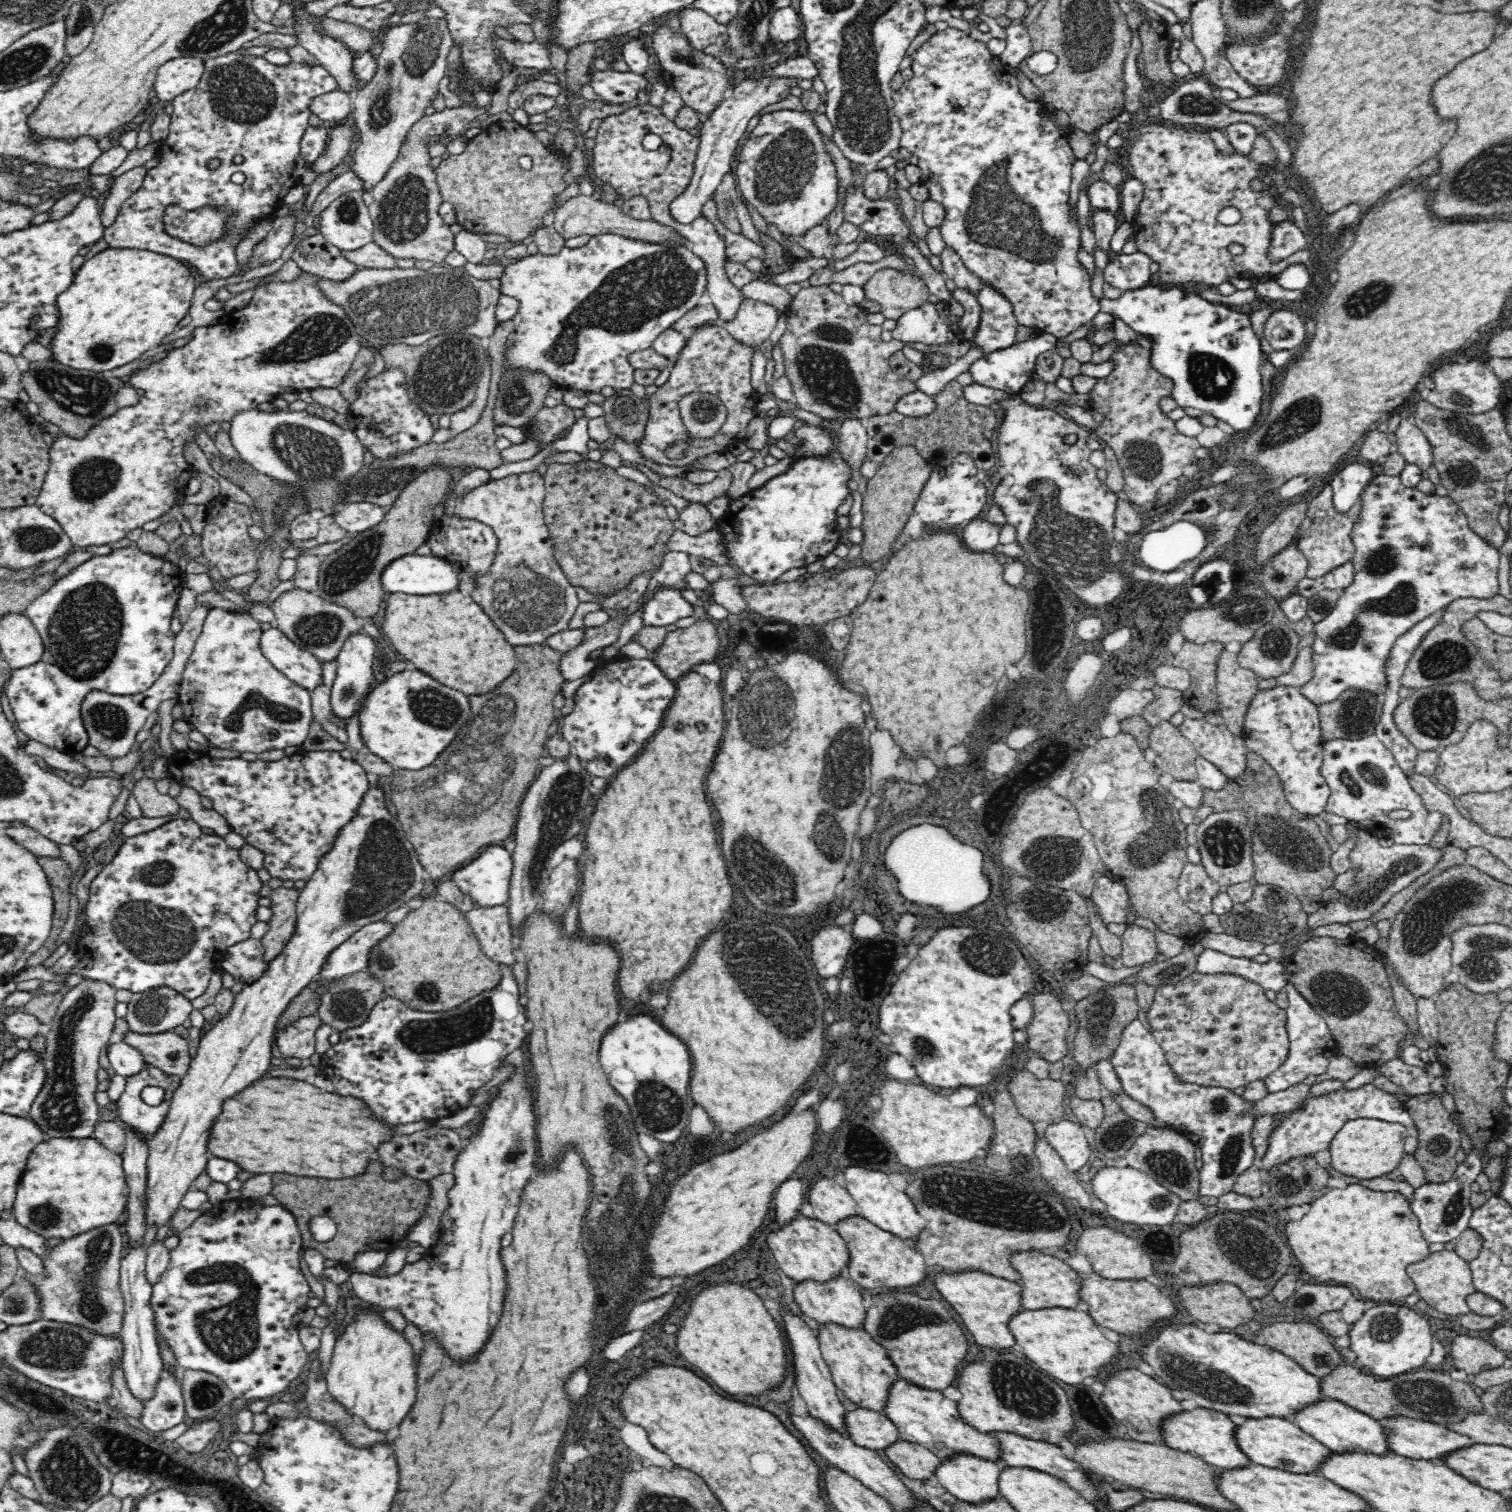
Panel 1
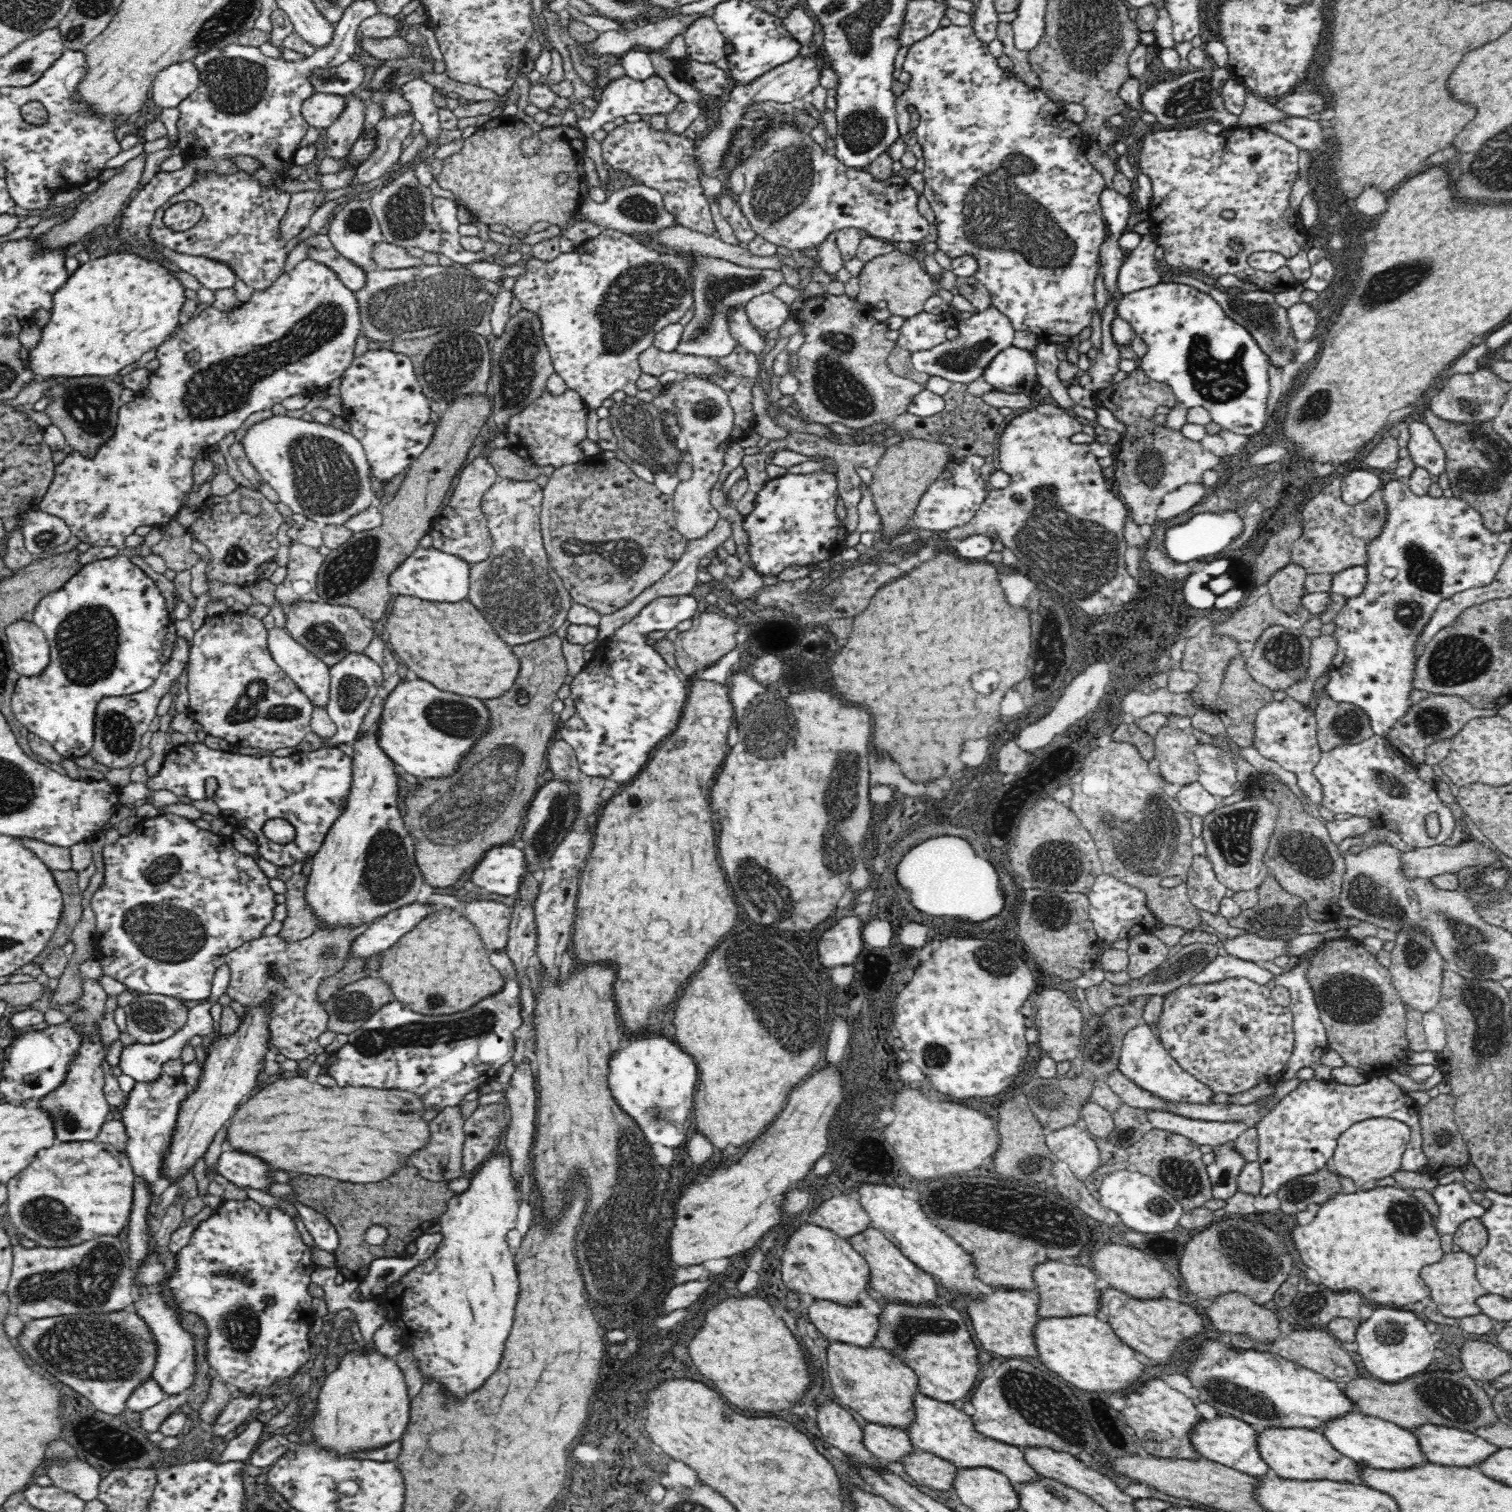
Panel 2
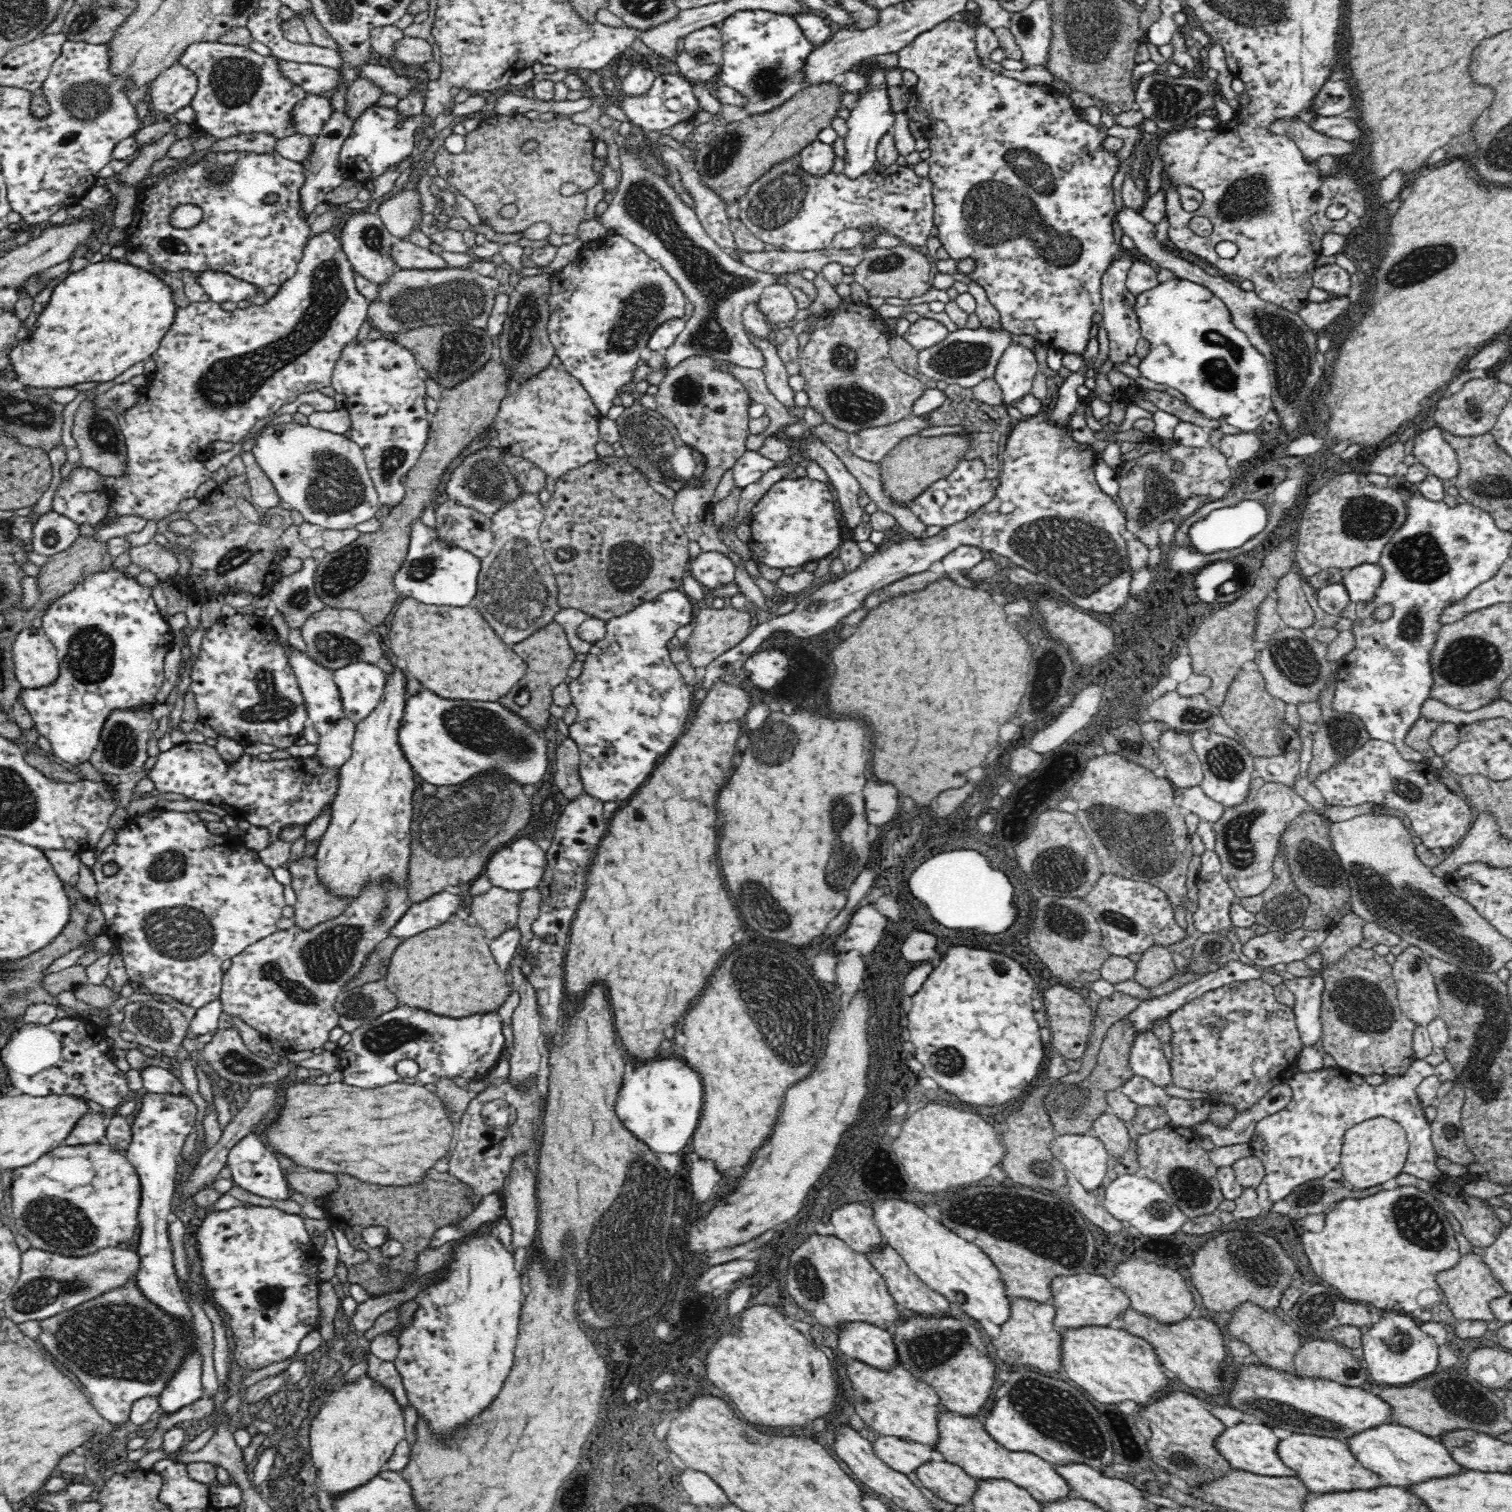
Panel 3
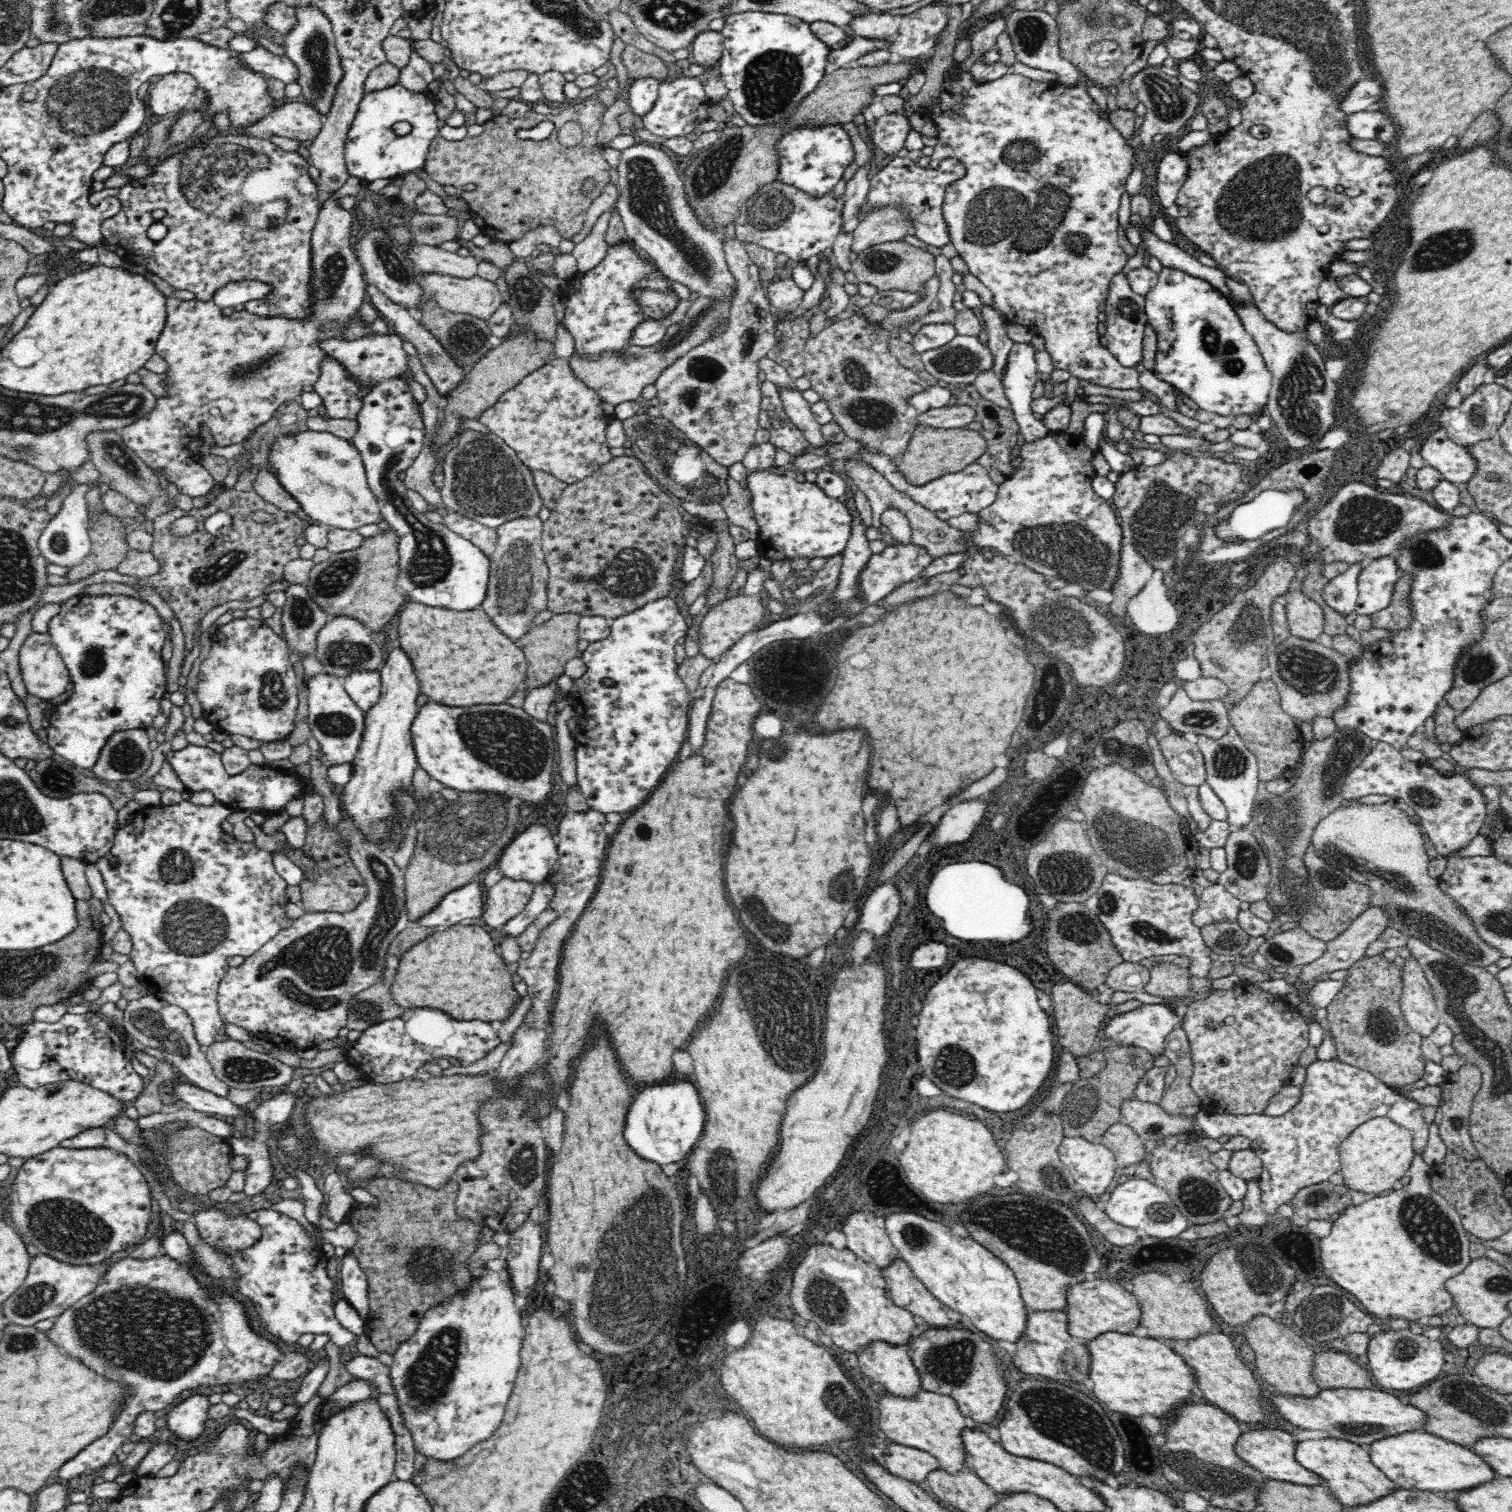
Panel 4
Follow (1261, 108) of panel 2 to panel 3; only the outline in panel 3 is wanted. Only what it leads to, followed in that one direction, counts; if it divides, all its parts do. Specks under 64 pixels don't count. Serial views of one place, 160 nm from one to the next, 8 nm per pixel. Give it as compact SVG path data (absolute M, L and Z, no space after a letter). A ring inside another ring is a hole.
M1278 120L1268 127L1269 132L1290 136L1307 160L1316 161L1322 156L1342 156L1358 150L1358 144L1322 134L1303 120Z

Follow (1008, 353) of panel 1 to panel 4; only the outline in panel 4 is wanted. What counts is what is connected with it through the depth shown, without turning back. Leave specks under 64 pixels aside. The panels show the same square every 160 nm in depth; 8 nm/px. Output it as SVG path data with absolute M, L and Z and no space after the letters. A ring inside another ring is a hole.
M1013 343L1012 350L1008 354L1008 368L1006 368L1006 374L1002 378L1002 385L1006 391L1006 397L1010 399L1011 410L1014 412L1016 422L1019 426L1020 441L1025 444L1034 444L1046 436L1050 436L1054 431L1046 425L1043 420L1036 419L1034 411L1032 410L1032 390L1034 390L1034 384L1036 384L1037 378L1037 366L1035 362L1034 347L1031 343Z

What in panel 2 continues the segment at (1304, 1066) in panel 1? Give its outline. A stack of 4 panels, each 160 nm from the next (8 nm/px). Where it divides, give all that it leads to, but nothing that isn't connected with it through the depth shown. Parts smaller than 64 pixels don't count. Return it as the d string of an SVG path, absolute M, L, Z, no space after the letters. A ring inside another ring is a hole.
M1308 949L1298 956L1298 965L1288 972L1276 976L1273 980L1277 985L1286 987L1291 995L1289 1010L1293 1014L1293 1029L1295 1034L1295 1046L1291 1057L1289 1058L1282 1079L1295 1076L1295 1072L1304 1065L1310 1065L1312 1062L1319 1062L1319 1058L1328 1048L1327 1034L1324 1023L1322 1022L1317 1003L1315 1002L1315 993L1309 980L1310 962L1316 956L1315 949Z

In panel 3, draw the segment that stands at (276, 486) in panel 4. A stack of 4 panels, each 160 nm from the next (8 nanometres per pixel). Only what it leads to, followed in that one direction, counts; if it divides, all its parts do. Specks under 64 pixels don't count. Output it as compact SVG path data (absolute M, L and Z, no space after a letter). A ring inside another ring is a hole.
M252 450L242 451L240 458L242 458L245 473L248 477L252 503L262 510L275 510L275 508L278 508L282 504L282 498L275 490L270 477L260 468Z

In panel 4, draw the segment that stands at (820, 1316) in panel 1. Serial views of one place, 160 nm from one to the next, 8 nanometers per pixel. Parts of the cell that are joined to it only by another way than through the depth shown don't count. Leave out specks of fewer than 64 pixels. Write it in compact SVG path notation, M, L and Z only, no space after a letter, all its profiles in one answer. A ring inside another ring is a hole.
M876 1340L858 1356L858 1365L876 1388L897 1398L910 1400L923 1390L920 1371L906 1346L889 1346Z

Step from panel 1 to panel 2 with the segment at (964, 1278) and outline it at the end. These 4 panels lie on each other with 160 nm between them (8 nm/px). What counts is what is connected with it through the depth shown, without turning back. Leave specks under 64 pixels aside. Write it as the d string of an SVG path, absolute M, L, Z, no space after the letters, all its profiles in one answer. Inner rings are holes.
M993 1290L992 1294L986 1296L982 1300L966 1300L966 1308L973 1327L976 1329L976 1335L981 1341L985 1352L994 1352L995 1357L1002 1357L1006 1359L1014 1358L1034 1358L1039 1359L1040 1351L1036 1345L1036 1326L1041 1320L1038 1314L1040 1310L1040 1296L1037 1292L1025 1292L1022 1290Z

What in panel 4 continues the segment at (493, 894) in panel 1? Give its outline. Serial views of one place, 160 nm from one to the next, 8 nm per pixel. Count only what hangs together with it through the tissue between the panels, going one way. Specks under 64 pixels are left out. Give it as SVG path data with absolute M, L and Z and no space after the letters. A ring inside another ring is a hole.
M534 824L519 833L508 843L498 860L498 867L502 876L514 879L528 880L535 885L543 881L550 874L552 865L558 860L558 844L555 842L555 835L552 835L546 824Z

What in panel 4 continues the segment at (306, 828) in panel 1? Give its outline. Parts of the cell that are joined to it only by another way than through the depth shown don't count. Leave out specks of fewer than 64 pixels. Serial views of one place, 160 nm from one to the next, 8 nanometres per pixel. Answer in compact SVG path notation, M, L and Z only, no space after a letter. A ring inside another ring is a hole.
M189 744L180 752L168 750L165 754L165 759L168 759L172 770L180 775L182 782L188 785L192 792L209 790L216 801L220 801L234 810L259 811L264 816L268 816L282 810L294 796L304 795L303 784L305 781L296 779L291 773L285 773L276 768L253 764L242 774L228 774L220 753L206 746Z

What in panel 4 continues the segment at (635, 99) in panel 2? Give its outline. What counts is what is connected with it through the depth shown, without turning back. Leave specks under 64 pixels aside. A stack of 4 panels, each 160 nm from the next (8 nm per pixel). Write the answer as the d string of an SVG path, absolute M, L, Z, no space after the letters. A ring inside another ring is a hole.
M679 76L671 82L661 83L659 86L659 98L652 108L652 112L648 112L642 122L648 132L651 132L658 138L668 140L670 138L686 138L688 134L692 134L698 124L708 120L708 108L712 104L712 100L706 97L703 83L699 82L696 77Z

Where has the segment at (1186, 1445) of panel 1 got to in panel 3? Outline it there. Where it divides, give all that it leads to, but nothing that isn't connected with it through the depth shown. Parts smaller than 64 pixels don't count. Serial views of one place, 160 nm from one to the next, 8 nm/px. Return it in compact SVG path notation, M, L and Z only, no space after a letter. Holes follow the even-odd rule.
M1240 1422L1226 1428L1226 1432L1216 1440L1221 1454L1232 1464L1234 1470L1250 1472L1259 1476L1298 1477L1299 1473L1289 1468L1279 1454L1280 1438L1272 1427L1266 1424Z

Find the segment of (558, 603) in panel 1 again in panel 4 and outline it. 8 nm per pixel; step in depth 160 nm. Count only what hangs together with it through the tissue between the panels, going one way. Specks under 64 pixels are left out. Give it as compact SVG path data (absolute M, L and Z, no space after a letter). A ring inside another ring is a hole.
M538 517L515 519L496 528L498 540L491 558L488 596L482 602L483 610L496 622L496 626L518 640L530 629L531 620L545 609L546 584L549 569L542 548L543 523Z

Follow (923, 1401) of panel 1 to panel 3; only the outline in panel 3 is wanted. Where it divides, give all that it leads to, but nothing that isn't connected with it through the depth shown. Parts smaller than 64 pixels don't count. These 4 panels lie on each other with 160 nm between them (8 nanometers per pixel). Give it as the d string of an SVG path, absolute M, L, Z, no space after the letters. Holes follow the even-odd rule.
M950 1411L942 1412L939 1419L940 1444L935 1453L948 1463L960 1466L969 1476L979 1482L1008 1481L1024 1488L1041 1503L1056 1503L1077 1498L1072 1486L1057 1472L1054 1464L1026 1452L1011 1452L1004 1449L988 1431L984 1423L974 1418L952 1416Z

